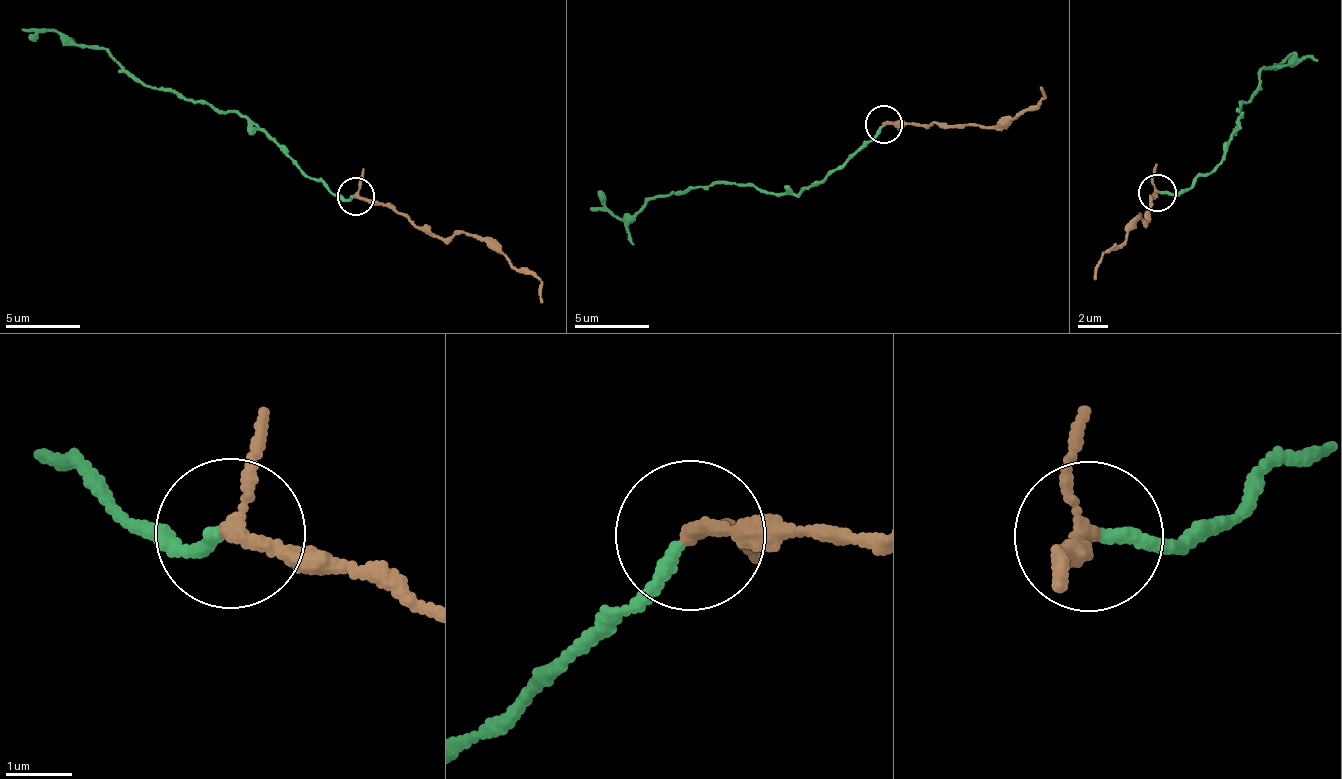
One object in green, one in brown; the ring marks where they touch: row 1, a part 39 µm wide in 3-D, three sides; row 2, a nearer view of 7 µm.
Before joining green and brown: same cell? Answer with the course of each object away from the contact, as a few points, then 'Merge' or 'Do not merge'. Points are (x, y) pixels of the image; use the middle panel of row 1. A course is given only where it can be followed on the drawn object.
Course of green: (881, 125), (844, 164), (792, 195), (714, 182), (648, 196), (636, 213), (621, 219), (597, 189). Course of brown: (884, 125), (915, 122), (999, 127), (1022, 110), (1038, 108), (1041, 88). Do not merge

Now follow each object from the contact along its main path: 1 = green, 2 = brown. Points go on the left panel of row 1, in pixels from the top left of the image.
1: (353, 197), (339, 200), (232, 110), (142, 86), (102, 48), (84, 48), (48, 30), (27, 38)
2: (357, 197), (389, 203), (439, 236), (487, 238), (516, 268), (534, 275), (541, 302)

